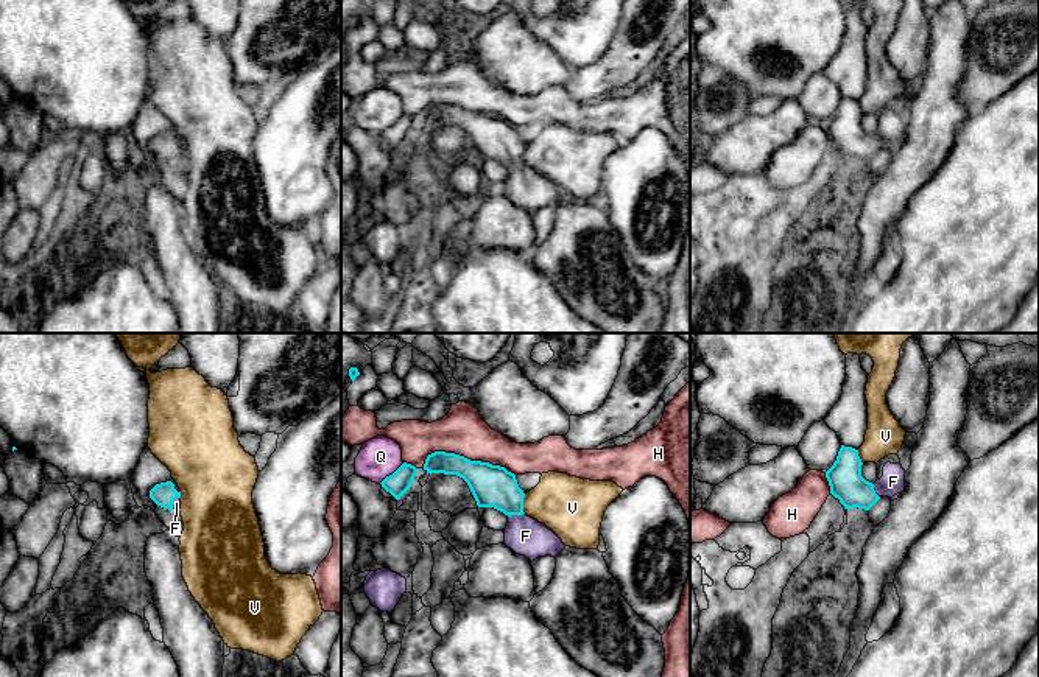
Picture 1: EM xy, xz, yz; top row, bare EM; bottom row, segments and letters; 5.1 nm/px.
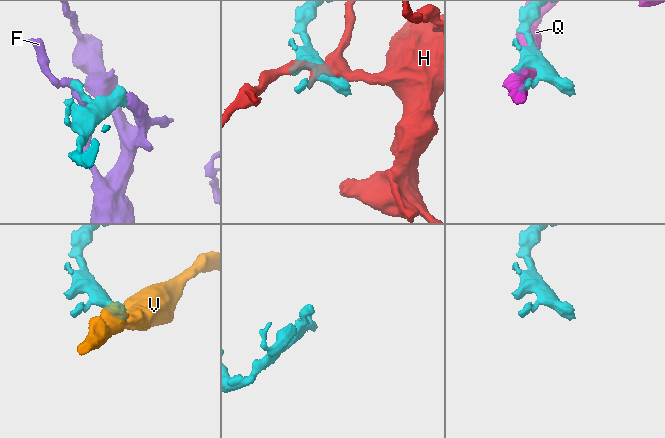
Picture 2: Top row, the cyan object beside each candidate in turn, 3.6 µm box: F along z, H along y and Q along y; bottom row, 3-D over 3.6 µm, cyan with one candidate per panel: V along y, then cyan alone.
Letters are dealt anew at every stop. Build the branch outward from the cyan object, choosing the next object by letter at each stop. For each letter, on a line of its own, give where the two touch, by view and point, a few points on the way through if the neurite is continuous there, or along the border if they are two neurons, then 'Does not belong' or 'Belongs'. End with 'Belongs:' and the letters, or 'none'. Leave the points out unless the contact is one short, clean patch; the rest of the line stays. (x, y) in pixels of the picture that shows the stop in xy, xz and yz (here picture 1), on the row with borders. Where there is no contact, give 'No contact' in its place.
F: Touches cyan at xz (516, 514). Path across: xz (493, 486), (513, 506), (516, 514), (525, 536). Belongs
H: Touches cyan at xz (466, 458). Does not belong
Q: Touches cyan at xz (393, 473). Does not belong
V: Touches cyan at xz (522, 503). Boundary: xz (525, 494), (524, 512). Does not belong
Belongs: F

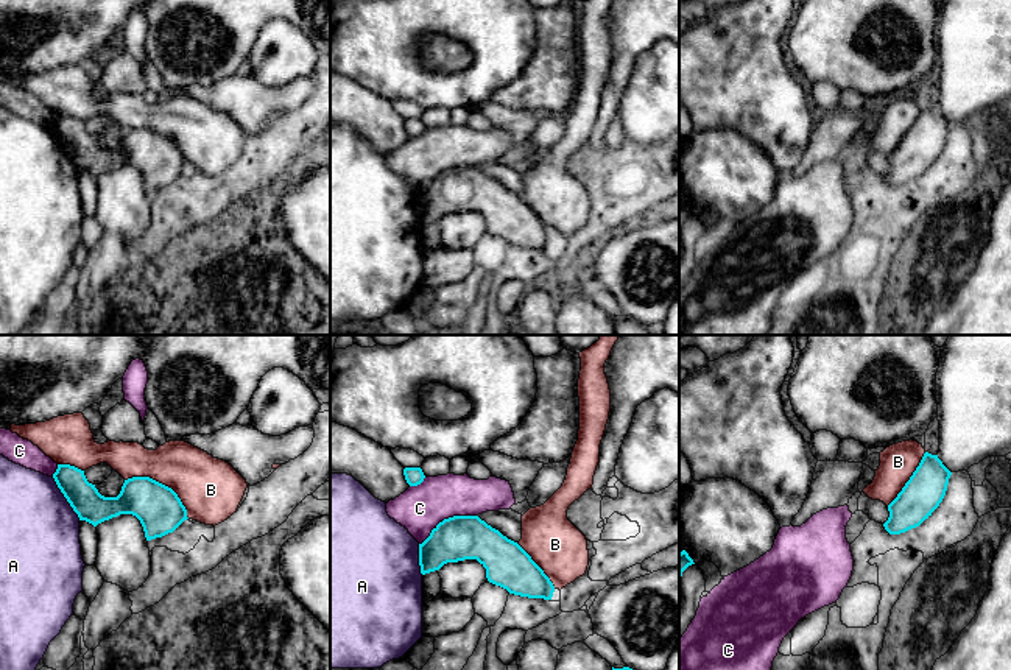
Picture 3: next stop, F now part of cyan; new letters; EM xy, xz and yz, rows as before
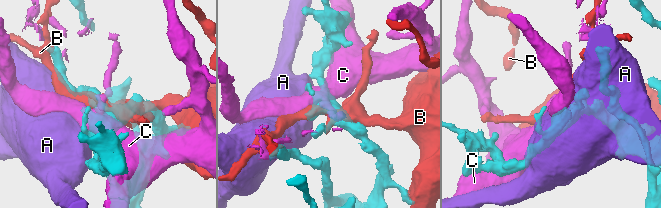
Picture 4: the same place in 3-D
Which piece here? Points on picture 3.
A: Touches cyan at xy (66, 497). Does not belong
B: Touches cyan at xy (161, 483). Does not belong
C: Touches cyan at xz (449, 518). Does not belong
Belongs: none

